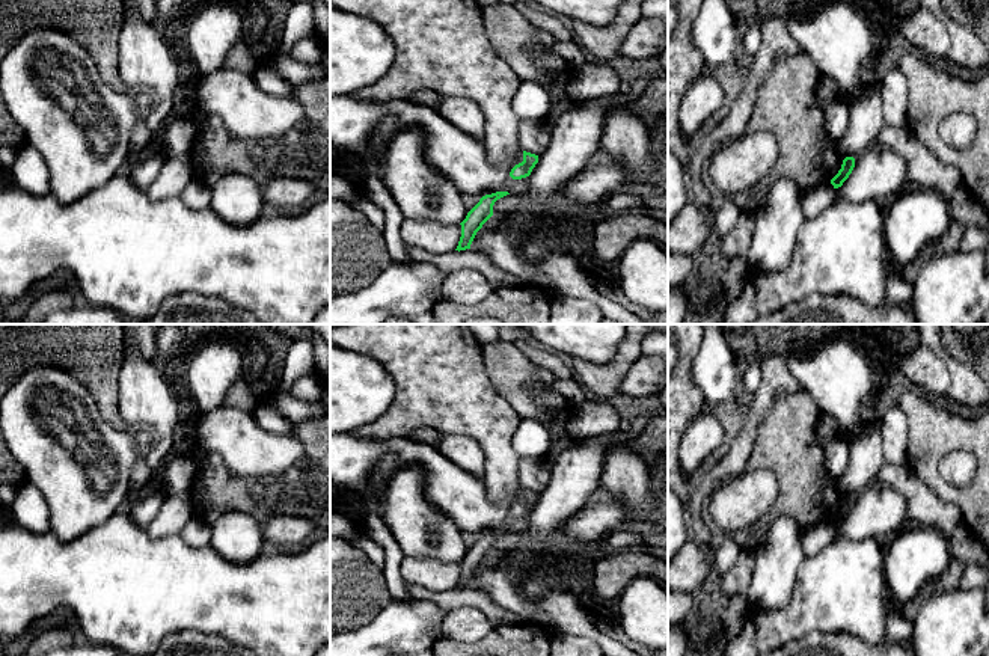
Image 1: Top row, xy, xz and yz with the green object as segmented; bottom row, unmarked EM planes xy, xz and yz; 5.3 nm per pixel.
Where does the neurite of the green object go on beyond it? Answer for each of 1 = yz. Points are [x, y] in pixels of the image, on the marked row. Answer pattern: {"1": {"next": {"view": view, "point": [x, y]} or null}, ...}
{"1": {"next": null}}

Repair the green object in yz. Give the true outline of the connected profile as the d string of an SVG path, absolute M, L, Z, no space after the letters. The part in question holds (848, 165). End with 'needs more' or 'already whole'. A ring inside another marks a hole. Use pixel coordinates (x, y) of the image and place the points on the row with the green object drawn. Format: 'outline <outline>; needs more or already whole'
outline M846 157L843 160L841 169L838 170L838 173L831 179L831 184L834 185L834 189L838 189L843 185L843 182L849 178L849 175L852 173L855 167L855 158L853 157Z; already whole

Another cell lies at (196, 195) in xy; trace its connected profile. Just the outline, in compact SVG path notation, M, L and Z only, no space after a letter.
M194 178L179 198L188 208L205 210L211 205L211 189Z

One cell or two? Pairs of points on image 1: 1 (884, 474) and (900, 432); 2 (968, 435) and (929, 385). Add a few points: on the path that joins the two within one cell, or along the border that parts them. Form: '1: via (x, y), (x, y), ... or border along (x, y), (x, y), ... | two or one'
1: border along (885, 462), (906, 463) | two
2: border along (915, 386), (927, 397) | two

